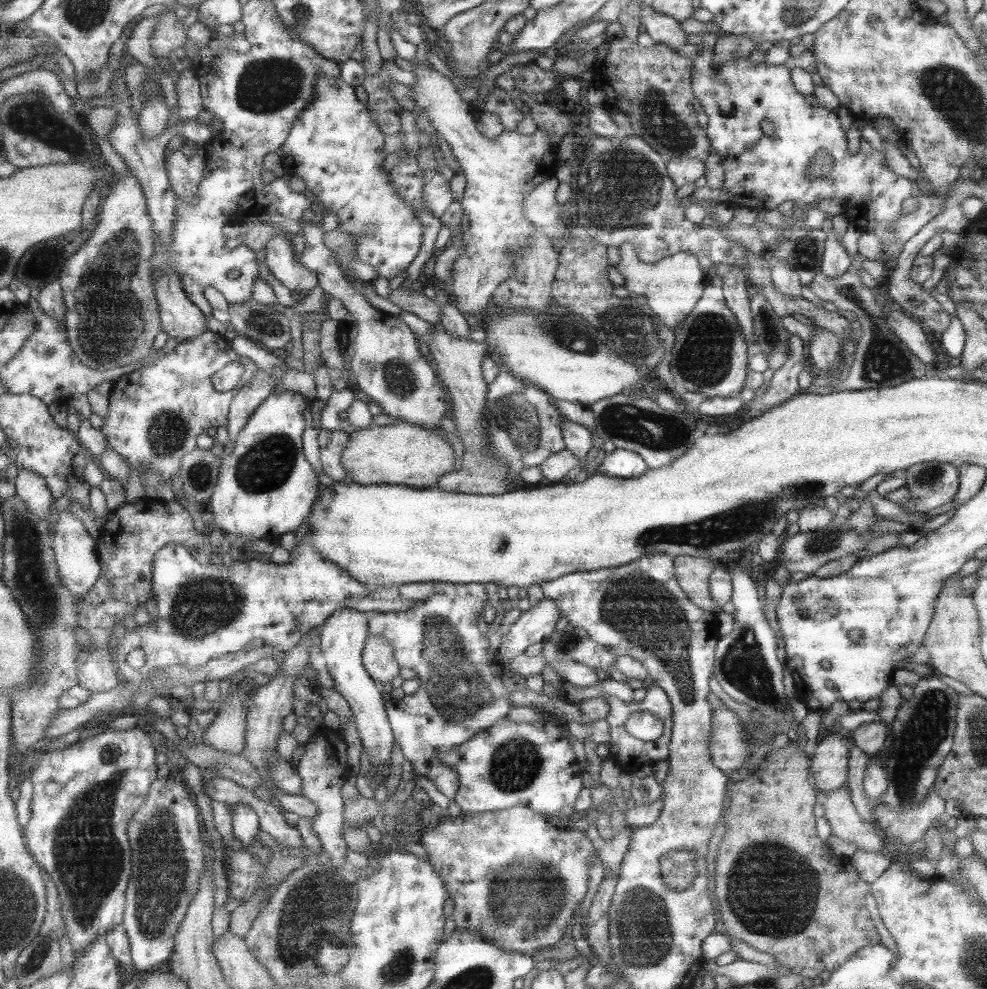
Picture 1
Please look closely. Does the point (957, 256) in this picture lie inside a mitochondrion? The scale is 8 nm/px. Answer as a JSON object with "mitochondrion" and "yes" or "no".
{"mitochondrion":"no"}

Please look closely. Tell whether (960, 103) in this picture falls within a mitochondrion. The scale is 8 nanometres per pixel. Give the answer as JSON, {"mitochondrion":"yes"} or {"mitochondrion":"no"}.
{"mitochondrion":"yes"}

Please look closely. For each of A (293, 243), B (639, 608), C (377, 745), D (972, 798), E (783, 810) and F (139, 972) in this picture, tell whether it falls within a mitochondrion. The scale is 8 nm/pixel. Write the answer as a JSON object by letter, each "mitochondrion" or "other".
{"A":"other","B":"mitochondrion","C":"other","D":"other","E":"other","F":"other"}

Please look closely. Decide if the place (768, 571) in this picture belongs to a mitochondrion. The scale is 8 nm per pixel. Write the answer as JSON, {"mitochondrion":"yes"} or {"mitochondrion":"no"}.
{"mitochondrion":"no"}

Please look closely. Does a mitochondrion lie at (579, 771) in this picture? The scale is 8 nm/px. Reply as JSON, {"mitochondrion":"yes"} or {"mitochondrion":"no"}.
{"mitochondrion":"no"}

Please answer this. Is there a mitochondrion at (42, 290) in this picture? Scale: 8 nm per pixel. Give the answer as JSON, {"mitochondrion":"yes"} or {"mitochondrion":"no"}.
{"mitochondrion":"no"}

